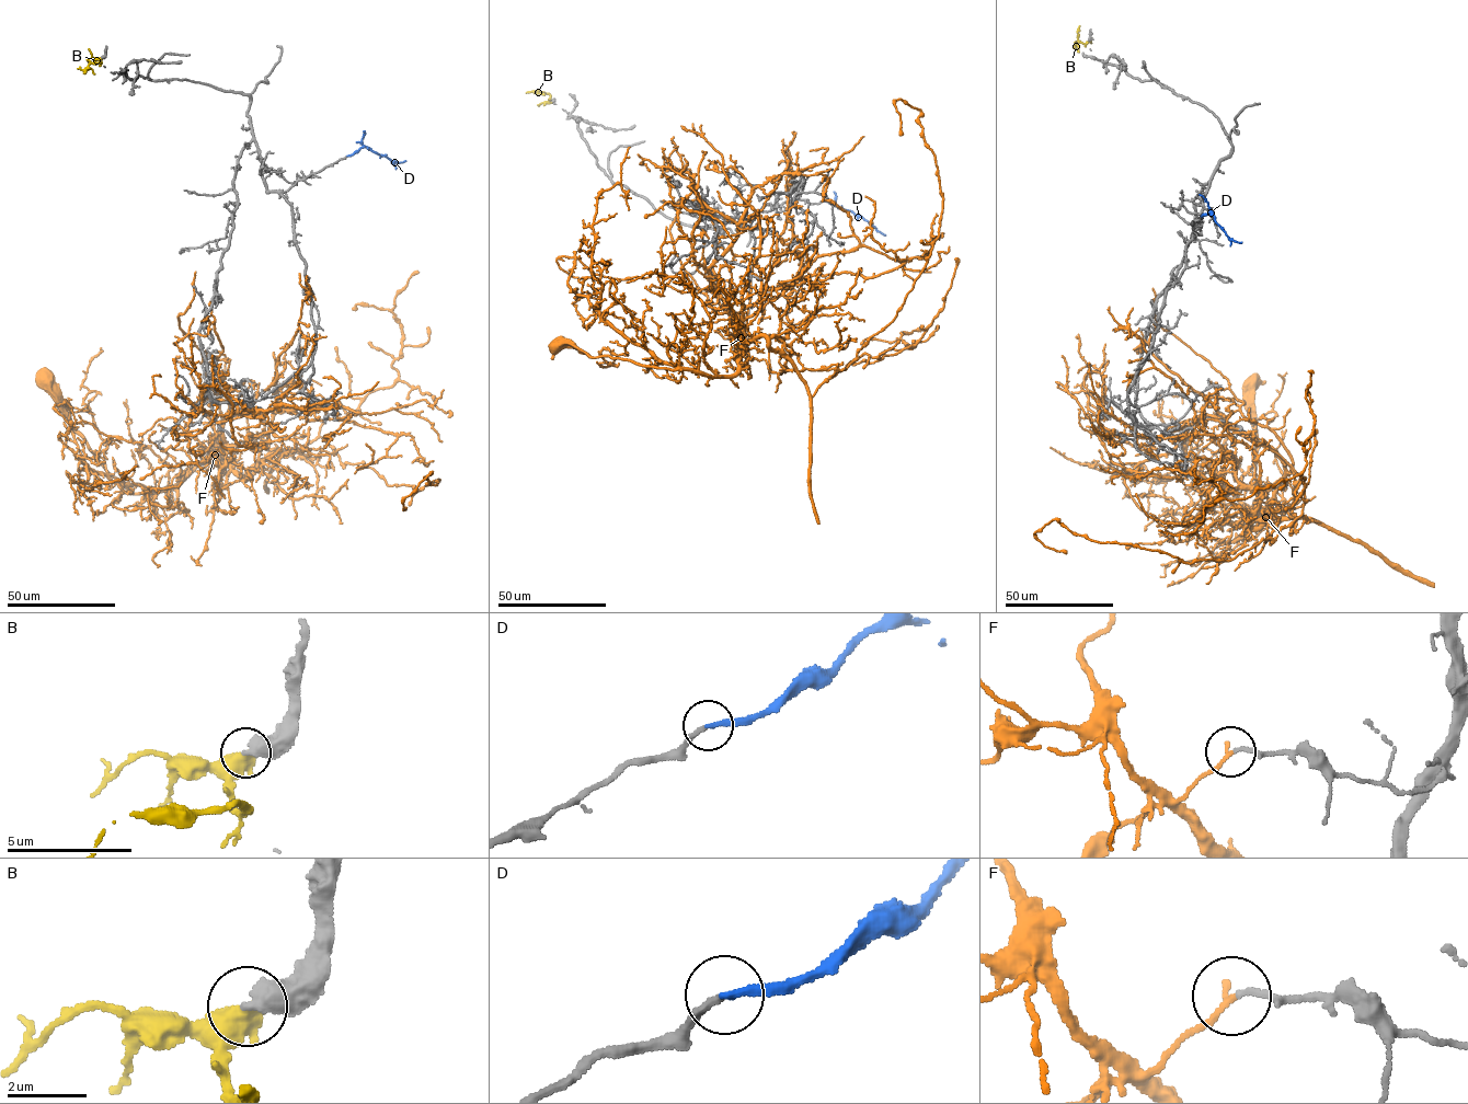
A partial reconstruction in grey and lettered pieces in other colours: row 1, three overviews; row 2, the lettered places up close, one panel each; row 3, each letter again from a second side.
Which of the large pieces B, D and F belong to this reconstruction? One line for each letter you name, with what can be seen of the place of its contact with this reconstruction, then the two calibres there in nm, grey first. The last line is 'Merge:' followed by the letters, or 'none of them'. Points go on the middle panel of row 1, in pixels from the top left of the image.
D: Touches grey at (821, 202). Thickness 190 nm (grey) against 220 nm
Merge: D

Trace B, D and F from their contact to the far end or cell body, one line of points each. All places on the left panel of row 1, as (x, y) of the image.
B: (101, 57), (101, 62), (91, 62), (83, 70), (77, 68)
D: (347, 156), (366, 147), (392, 162), (405, 160)
F: (307, 291), (277, 378), (225, 422), (222, 453), (243, 478), (321, 437), (389, 485), (439, 481), (404, 509)

